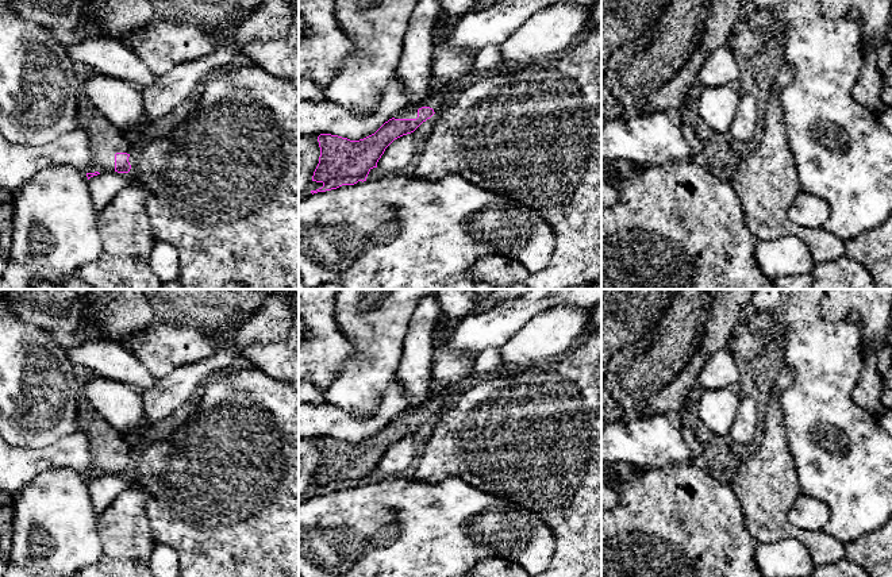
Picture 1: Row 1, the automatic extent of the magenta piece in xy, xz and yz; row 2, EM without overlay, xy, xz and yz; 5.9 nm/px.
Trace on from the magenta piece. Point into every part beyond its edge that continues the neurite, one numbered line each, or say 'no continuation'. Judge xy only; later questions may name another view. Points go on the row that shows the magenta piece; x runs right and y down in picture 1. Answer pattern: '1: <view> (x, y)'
1: xy (106, 139)

